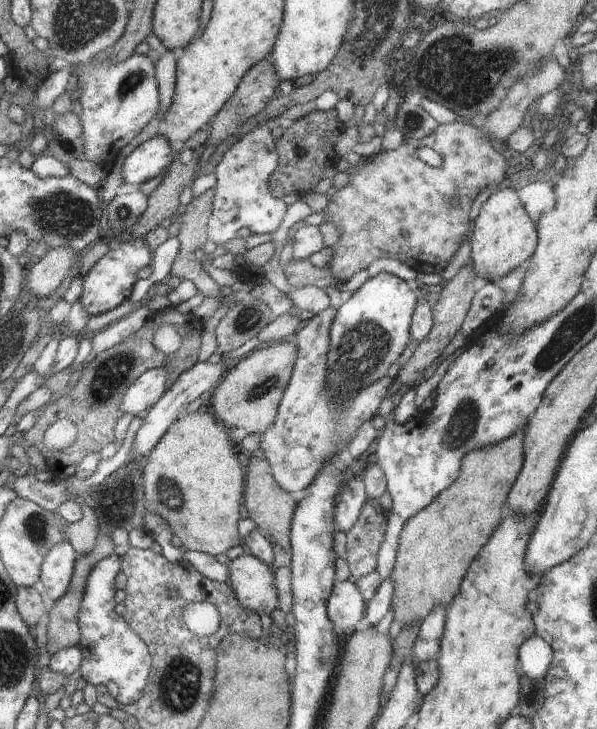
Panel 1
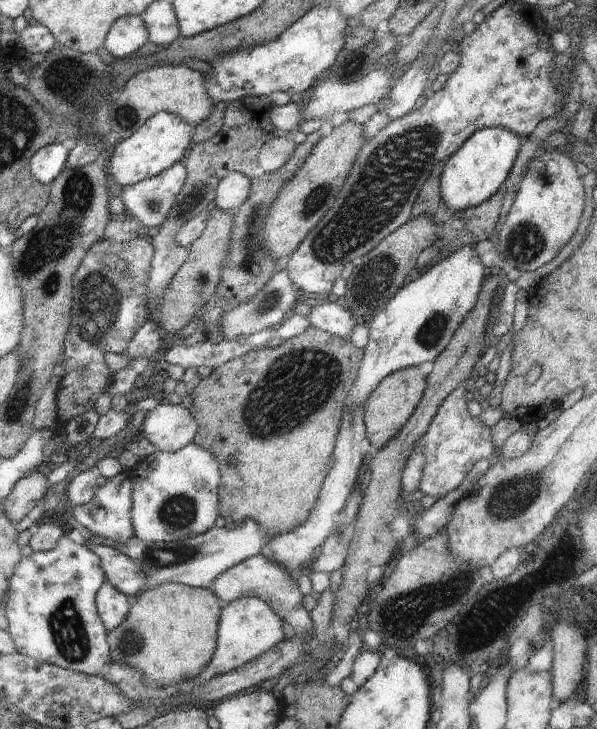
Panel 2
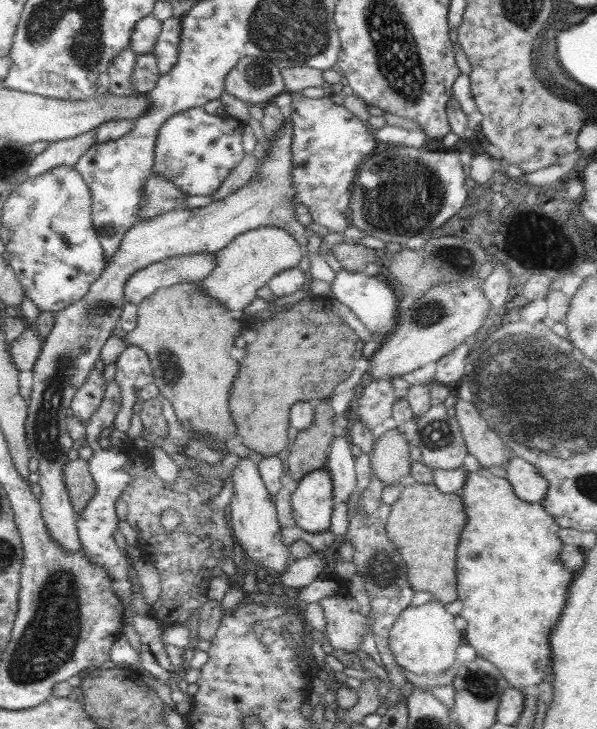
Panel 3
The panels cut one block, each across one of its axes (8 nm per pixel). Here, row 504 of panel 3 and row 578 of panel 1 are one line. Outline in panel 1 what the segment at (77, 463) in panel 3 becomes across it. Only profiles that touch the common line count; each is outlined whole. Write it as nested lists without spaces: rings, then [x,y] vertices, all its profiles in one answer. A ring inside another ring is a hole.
[[[143,461],[128,462],[114,471],[103,481],[101,488],[92,494],[89,500],[96,510],[99,524],[99,535],[96,547],[88,555],[78,556],[74,565],[73,577],[67,593],[59,598],[46,613],[47,623],[47,650],[53,655],[62,649],[78,646],[80,642],[80,629],[77,623],[77,614],[85,593],[85,586],[91,568],[103,558],[115,554],[112,531],[116,527],[129,530],[143,527],[143,514],[145,492],[143,491]]]

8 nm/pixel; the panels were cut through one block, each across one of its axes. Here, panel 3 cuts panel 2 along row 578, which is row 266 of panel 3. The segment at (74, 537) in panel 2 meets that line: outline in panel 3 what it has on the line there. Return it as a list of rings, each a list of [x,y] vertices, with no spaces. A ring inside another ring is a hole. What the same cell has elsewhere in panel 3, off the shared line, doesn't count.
[[[285,116],[285,124],[279,134],[268,141],[266,155],[258,161],[256,173],[241,189],[220,199],[214,200],[209,205],[193,209],[174,209],[164,214],[159,214],[153,219],[138,221],[132,228],[126,231],[122,237],[122,243],[118,245],[118,251],[110,257],[110,263],[106,264],[100,277],[91,284],[88,293],[76,303],[60,310],[55,314],[55,322],[51,333],[45,338],[41,346],[41,352],[38,360],[32,368],[33,383],[31,388],[31,397],[28,399],[28,413],[25,420],[26,444],[29,455],[36,458],[39,462],[39,484],[42,495],[39,498],[39,505],[43,510],[41,512],[46,529],[50,531],[50,536],[61,544],[65,550],[76,552],[81,548],[79,536],[76,527],[77,513],[73,509],[69,499],[69,492],[63,477],[64,465],[68,462],[67,453],[74,448],[73,438],[67,431],[68,407],[71,406],[72,399],[76,392],[80,390],[82,384],[85,384],[90,371],[95,367],[101,348],[111,336],[116,322],[121,318],[122,310],[128,305],[126,295],[124,295],[124,286],[132,274],[146,266],[166,261],[170,257],[190,255],[192,252],[219,252],[225,248],[234,238],[237,238],[244,232],[255,230],[261,227],[278,227],[285,229],[294,236],[298,245],[302,246],[303,252],[308,251],[309,231],[307,226],[297,221],[295,206],[300,203],[295,198],[295,190],[291,177],[292,164],[292,144],[293,126],[291,120]]]

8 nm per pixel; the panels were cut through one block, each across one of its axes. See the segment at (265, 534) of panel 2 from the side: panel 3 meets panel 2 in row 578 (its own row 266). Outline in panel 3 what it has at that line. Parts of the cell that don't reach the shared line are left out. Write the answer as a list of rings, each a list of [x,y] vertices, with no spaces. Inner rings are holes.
[[[192,252],[150,264],[132,274],[126,282],[124,295],[128,305],[137,306],[158,289],[170,288],[182,282],[198,284],[213,272],[218,262],[214,252]]]

